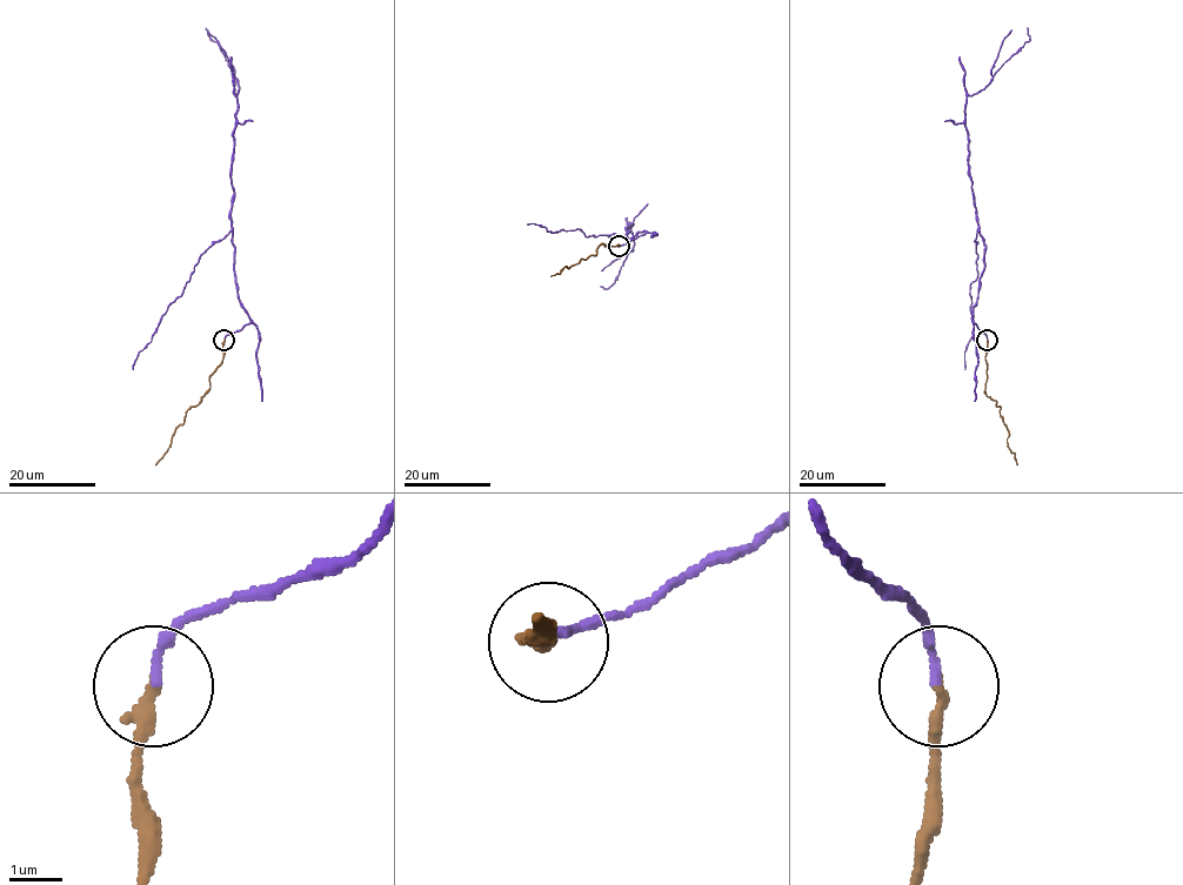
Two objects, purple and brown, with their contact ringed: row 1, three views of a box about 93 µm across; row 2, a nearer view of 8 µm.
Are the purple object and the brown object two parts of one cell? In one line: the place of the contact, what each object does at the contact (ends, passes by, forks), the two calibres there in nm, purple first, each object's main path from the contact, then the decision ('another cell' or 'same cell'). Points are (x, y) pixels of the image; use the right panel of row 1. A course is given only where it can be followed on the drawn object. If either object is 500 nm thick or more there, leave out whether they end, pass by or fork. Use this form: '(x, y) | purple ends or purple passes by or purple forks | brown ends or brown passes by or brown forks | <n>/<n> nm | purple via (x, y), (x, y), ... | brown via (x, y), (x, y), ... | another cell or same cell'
(987, 340) | purple ends | brown ends | 140/260 nm | purple via (987, 340), (973, 321), (984, 245), (969, 174), (966, 104), (968, 95), (988, 84), (1029, 39), (1027, 27) | brown via (987, 340), (984, 394), (1000, 408), (1009, 435), (1008, 447), (1017, 466) | same cell

